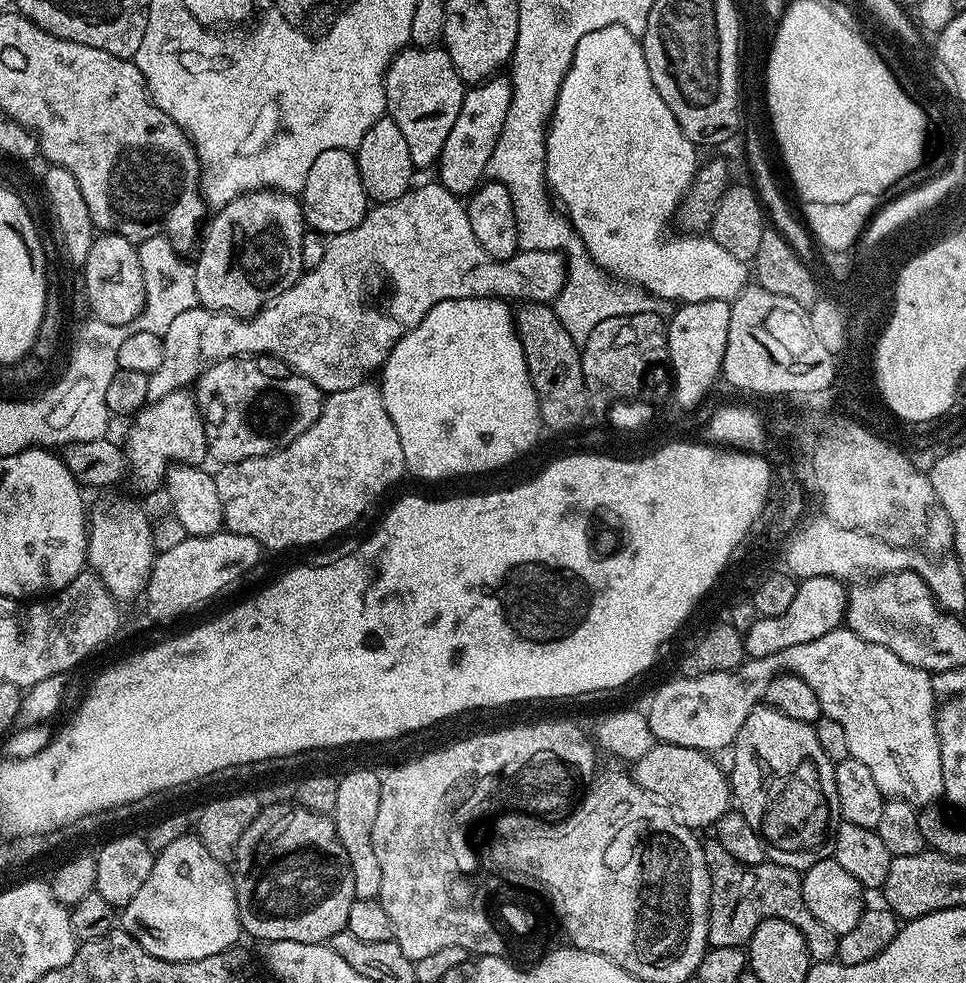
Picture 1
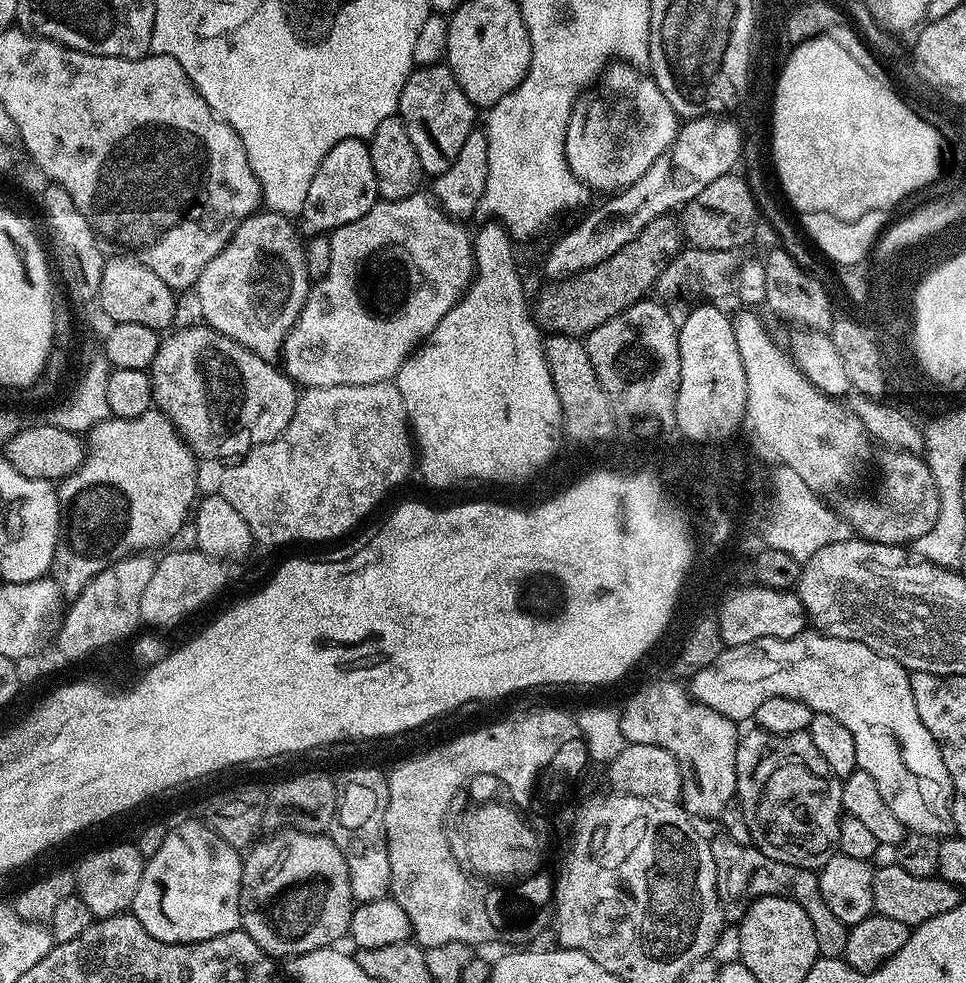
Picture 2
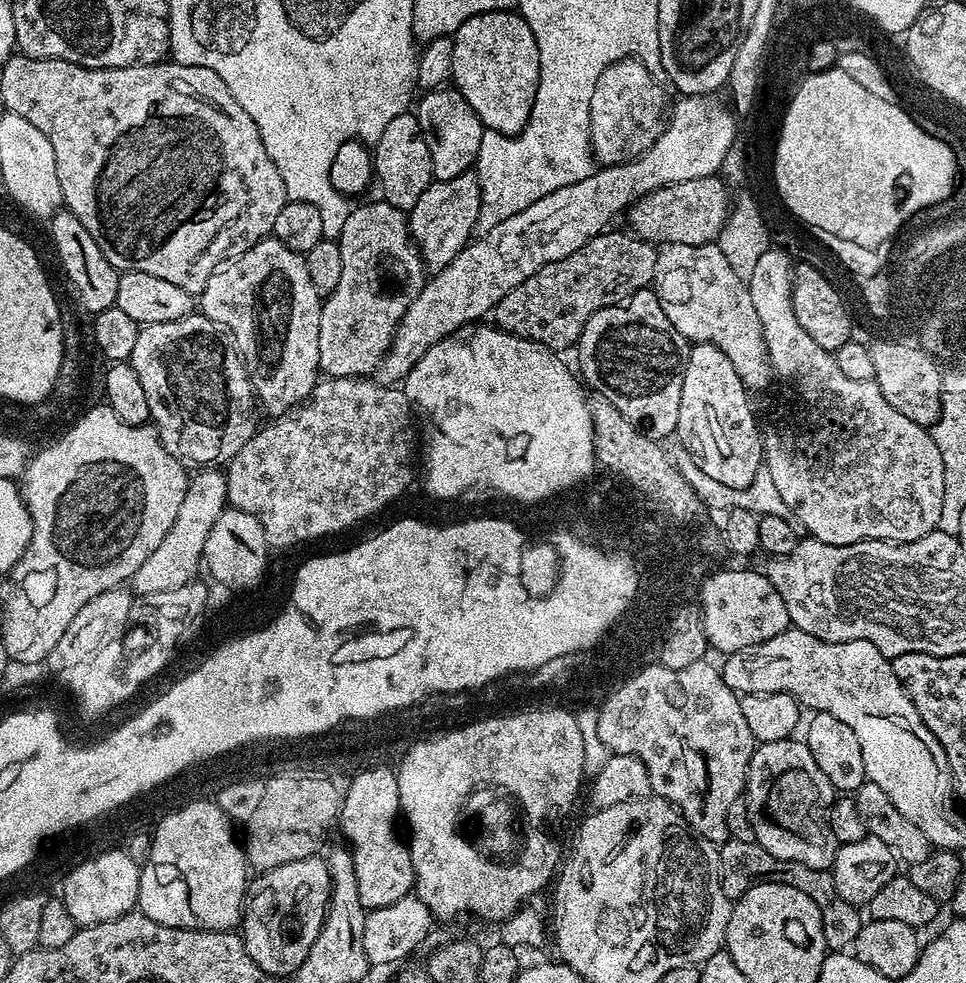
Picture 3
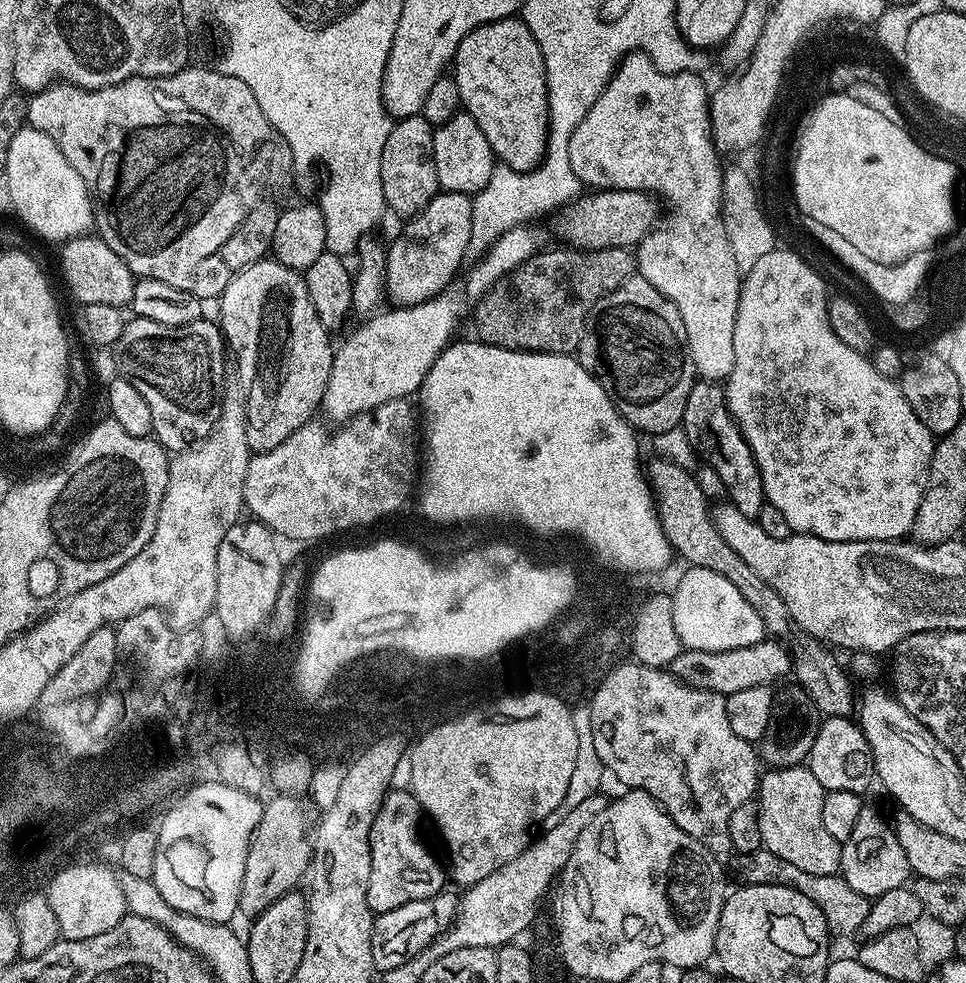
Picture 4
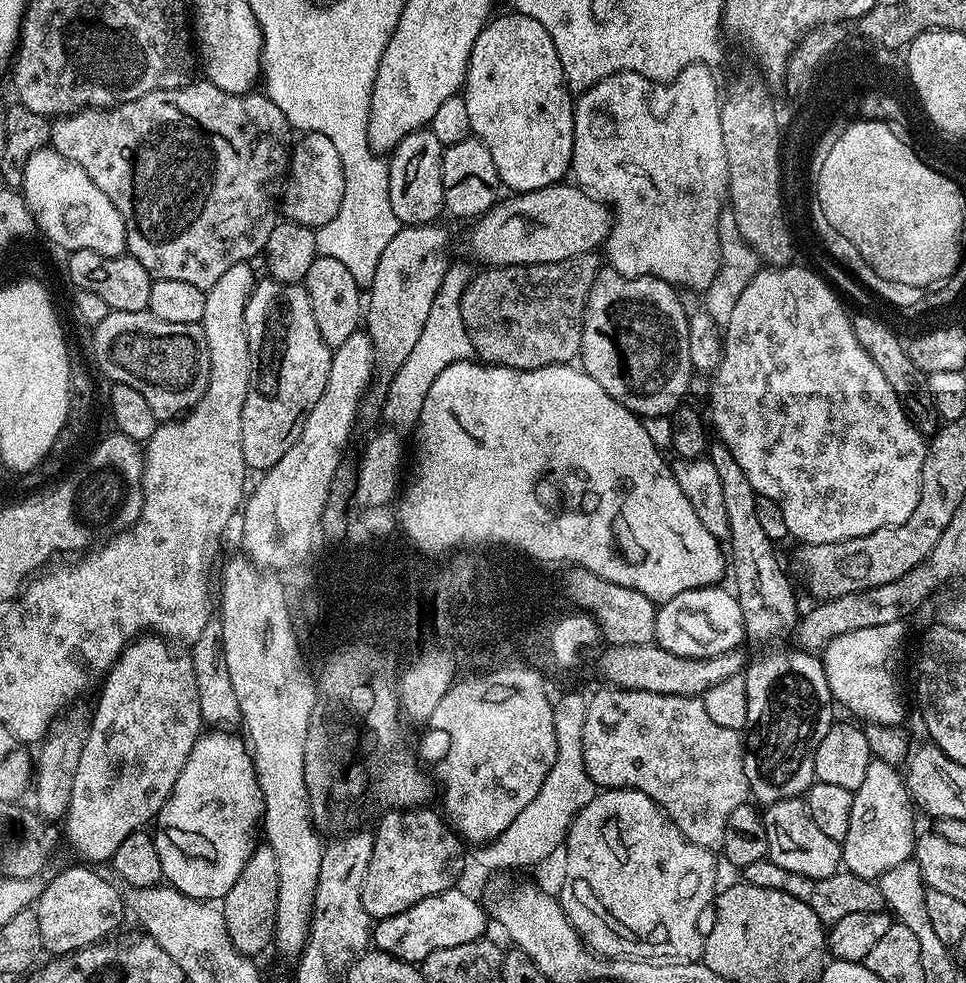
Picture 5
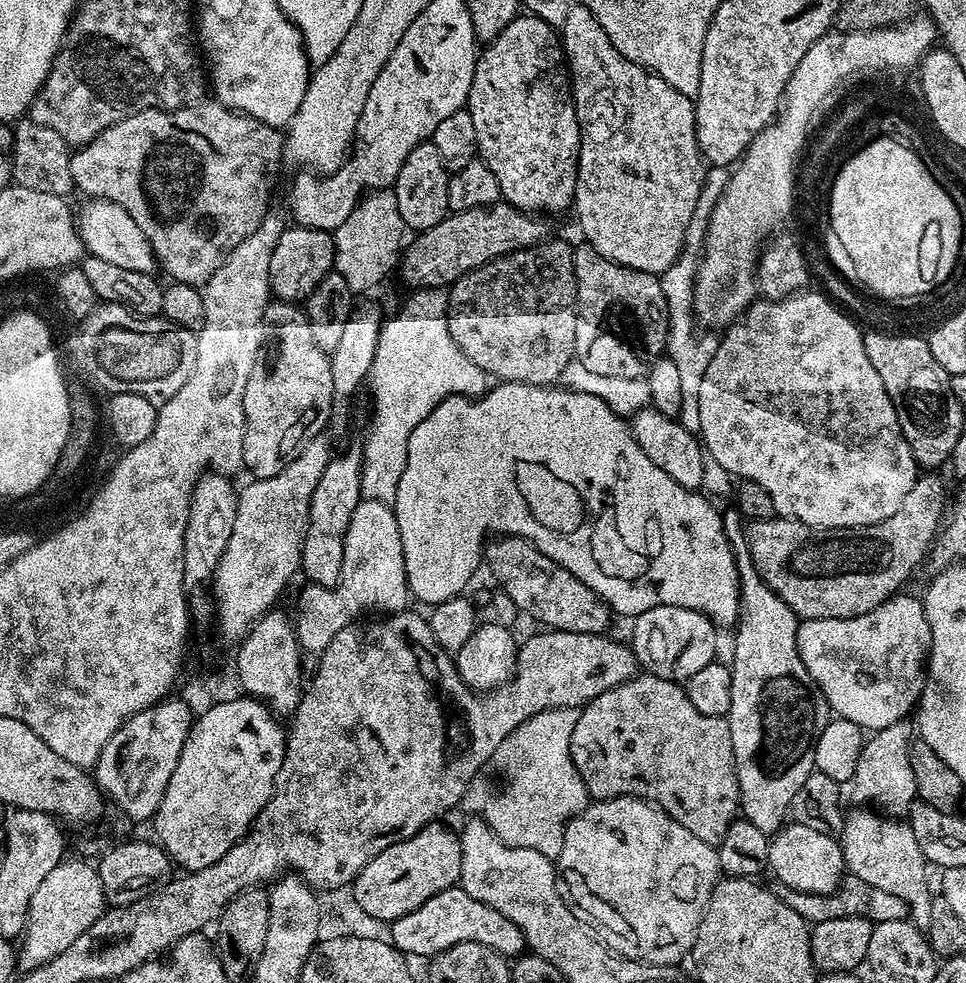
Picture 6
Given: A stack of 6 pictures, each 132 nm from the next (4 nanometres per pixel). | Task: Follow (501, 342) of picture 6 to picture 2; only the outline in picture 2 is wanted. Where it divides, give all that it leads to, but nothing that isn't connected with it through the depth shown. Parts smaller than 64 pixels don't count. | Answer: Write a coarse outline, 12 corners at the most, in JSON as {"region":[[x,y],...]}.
{"region":[[675,215],[534,300],[545,333],[587,337],[645,299],[682,248]]}

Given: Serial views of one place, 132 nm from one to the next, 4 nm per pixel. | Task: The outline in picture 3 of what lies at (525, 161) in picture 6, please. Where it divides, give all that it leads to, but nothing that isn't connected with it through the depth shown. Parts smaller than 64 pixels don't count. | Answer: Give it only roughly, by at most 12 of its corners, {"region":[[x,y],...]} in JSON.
{"region":[[519,11],[452,36],[451,83],[489,132],[516,136],[538,90]]}

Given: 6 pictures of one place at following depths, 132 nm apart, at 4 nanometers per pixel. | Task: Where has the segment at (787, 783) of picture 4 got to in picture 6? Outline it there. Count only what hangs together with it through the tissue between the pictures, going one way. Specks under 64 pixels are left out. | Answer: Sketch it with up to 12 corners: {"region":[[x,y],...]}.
{"region":[[795,822],[771,837],[779,883],[831,894],[846,875],[839,839]]}

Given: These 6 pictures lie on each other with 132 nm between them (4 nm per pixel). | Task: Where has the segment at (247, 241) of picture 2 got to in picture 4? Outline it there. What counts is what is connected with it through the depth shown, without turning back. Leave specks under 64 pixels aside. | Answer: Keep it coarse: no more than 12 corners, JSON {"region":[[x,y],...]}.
{"region":[[265,258],[218,297],[253,453],[320,408],[334,344]]}

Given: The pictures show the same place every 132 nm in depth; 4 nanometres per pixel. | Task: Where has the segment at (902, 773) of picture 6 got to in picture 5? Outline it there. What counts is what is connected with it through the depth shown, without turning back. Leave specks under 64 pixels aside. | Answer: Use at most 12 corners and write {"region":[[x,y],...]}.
{"region":[[873,758],[852,794],[847,871],[875,881],[913,859],[905,777]]}

